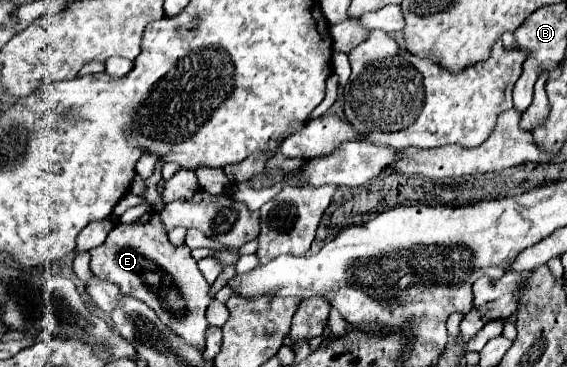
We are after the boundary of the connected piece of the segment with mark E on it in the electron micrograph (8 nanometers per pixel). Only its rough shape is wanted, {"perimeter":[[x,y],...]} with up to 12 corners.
{"perimeter":[[156,211],[116,225],[90,269],[204,347],[210,285]]}

